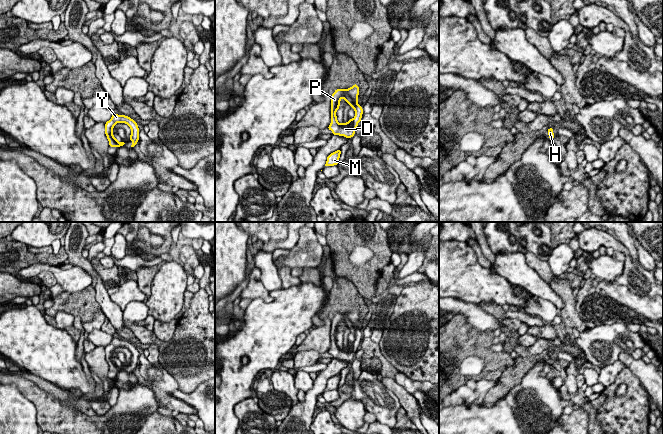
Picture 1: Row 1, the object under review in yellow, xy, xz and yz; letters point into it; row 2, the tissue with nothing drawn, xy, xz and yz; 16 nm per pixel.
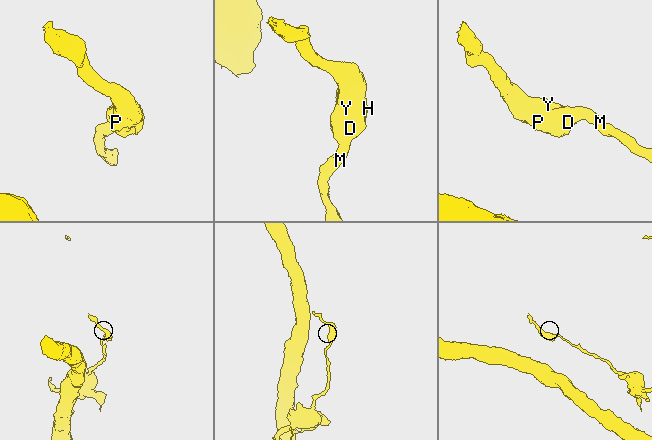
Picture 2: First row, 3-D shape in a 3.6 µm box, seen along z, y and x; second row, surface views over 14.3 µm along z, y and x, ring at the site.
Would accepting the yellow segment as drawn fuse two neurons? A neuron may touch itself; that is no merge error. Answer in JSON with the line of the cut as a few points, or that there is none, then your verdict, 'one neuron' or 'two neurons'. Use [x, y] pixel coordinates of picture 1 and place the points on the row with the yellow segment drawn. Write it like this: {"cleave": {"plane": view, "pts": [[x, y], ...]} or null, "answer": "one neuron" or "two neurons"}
{"cleave": null, "answer": "one neuron"}

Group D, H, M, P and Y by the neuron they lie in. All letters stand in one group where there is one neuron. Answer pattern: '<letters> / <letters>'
D H M P Y

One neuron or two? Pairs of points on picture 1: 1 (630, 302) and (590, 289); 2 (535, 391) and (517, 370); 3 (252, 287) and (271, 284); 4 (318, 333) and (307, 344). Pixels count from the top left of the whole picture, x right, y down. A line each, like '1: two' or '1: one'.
1: one
2: two
3: two
4: one

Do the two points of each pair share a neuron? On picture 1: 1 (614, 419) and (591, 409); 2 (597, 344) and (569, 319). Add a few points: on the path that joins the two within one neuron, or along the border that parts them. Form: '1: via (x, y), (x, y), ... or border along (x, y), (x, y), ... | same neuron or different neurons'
1: border along (603, 393), (605, 400), (596, 416), (599, 423) | different neurons
2: border along (587, 328), (580, 332) | different neurons

